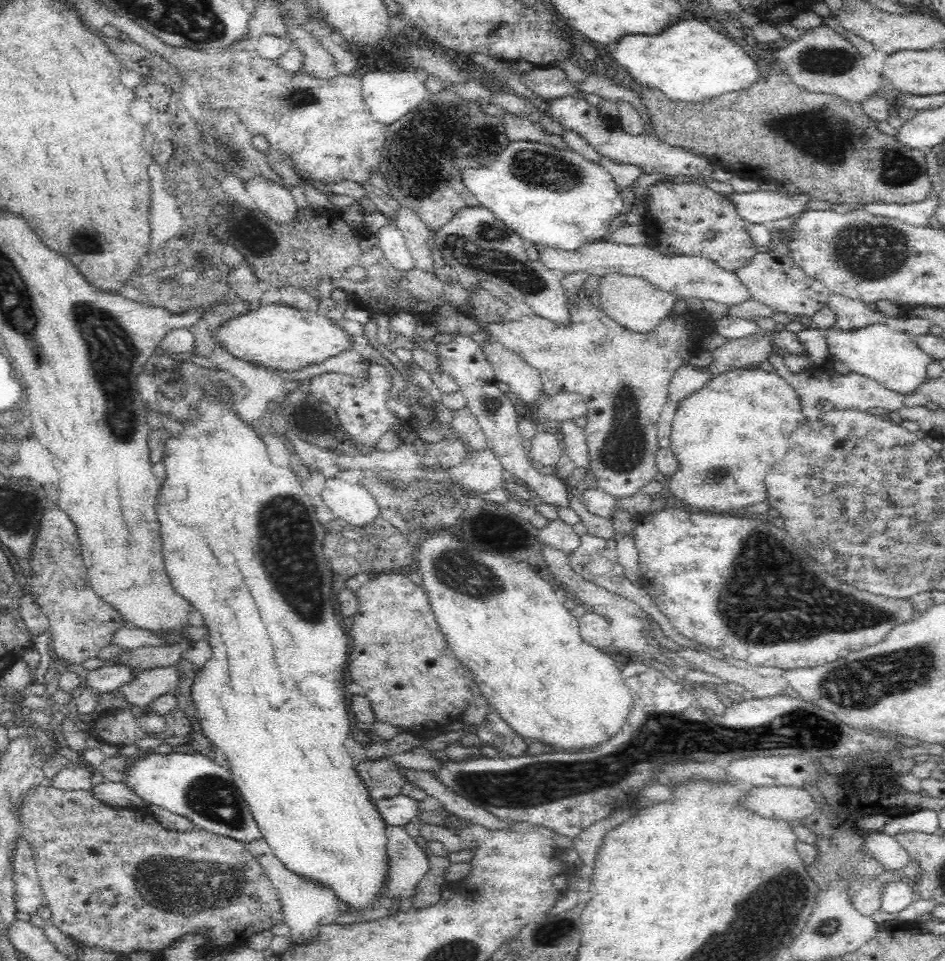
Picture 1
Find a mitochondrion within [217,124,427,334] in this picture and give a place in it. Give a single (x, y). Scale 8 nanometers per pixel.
(256, 238)

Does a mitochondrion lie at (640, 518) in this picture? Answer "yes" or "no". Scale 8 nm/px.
no

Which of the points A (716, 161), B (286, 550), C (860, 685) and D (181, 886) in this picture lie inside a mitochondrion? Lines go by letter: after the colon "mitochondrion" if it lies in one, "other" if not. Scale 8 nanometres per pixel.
A: other
B: mitochondrion
C: mitochondrion
D: mitochondrion

